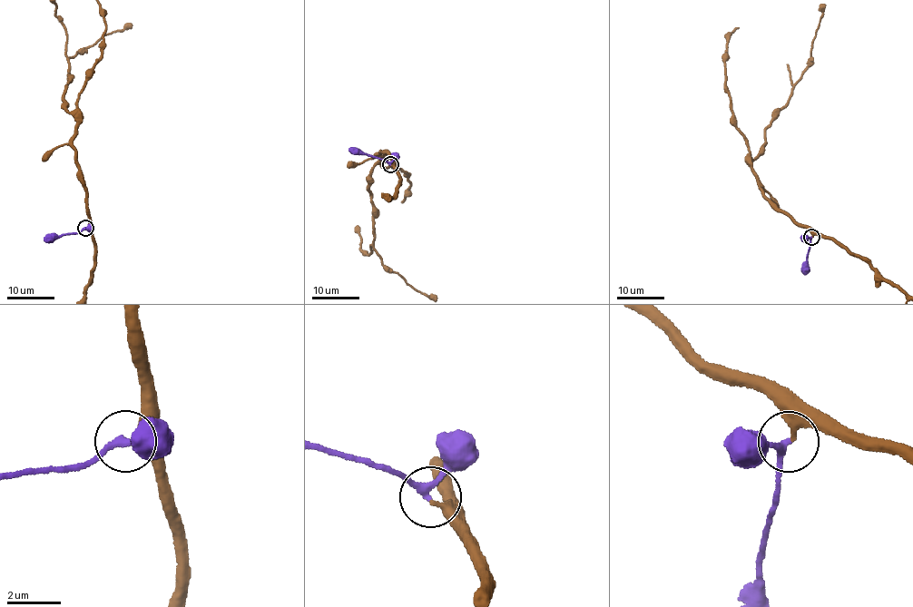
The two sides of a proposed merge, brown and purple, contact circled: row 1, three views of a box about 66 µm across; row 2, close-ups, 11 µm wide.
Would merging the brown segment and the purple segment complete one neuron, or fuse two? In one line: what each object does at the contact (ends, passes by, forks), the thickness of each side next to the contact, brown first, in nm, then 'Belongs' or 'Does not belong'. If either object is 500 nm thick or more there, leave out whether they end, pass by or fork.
At the ring brown ends. At the ring purple passes by. Thickness 320 nm (brown) against 220 nm. Belongs

